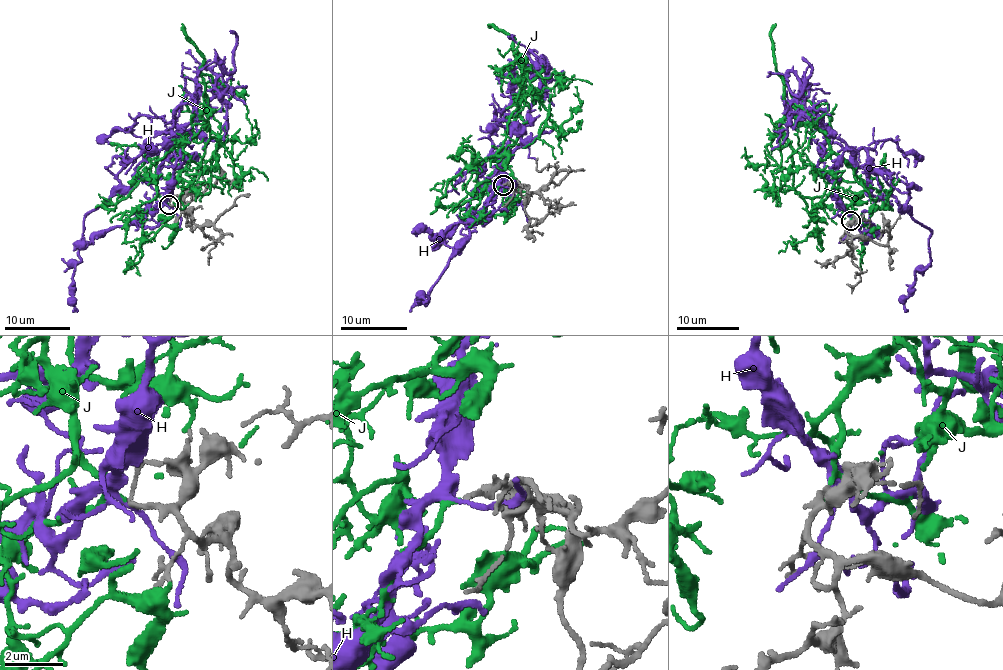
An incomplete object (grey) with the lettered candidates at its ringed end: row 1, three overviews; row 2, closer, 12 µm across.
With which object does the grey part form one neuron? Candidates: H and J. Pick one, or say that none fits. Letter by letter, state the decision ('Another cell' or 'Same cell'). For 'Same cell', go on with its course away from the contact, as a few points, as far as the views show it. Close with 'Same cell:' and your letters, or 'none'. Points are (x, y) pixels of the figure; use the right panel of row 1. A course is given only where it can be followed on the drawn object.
H: Another cell
J: Same cell. Its course: (850, 220), (864, 181), (790, 107), (781, 134), (792, 149), (792, 186), (816, 225), (791, 242), (799, 250)
Same cell: J

